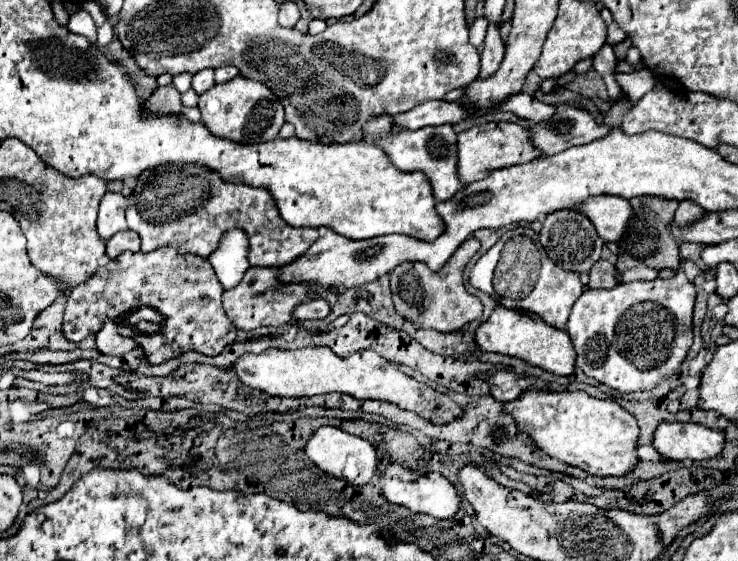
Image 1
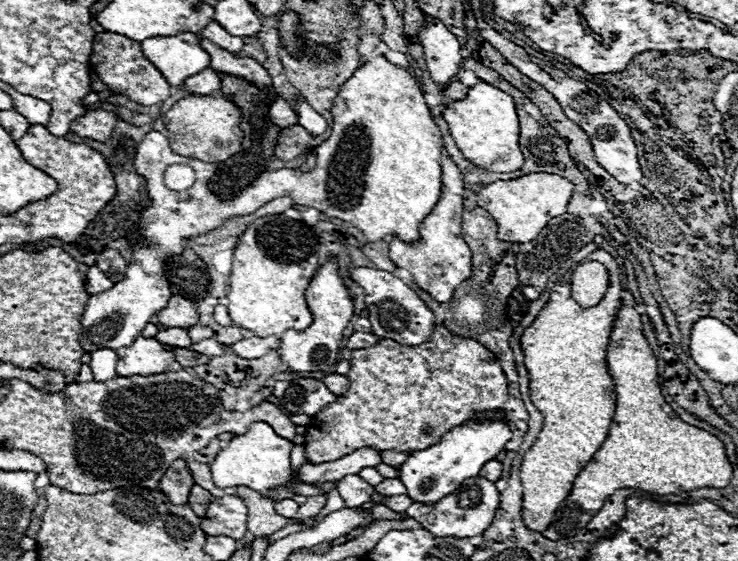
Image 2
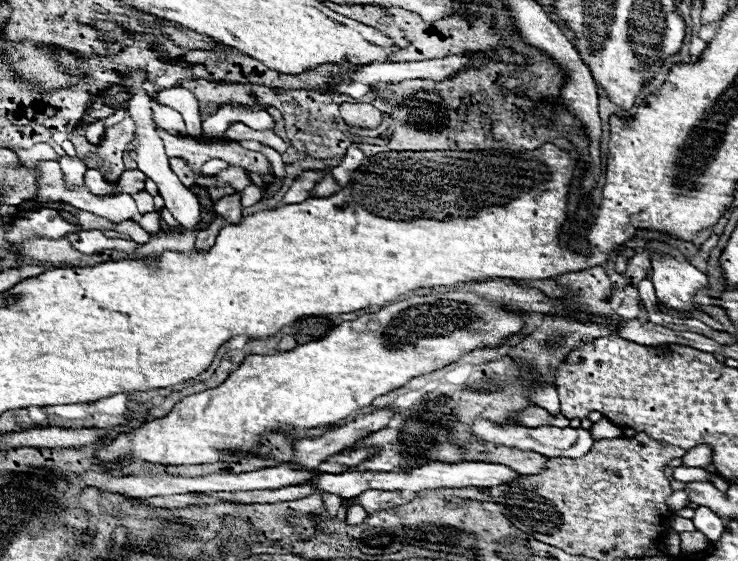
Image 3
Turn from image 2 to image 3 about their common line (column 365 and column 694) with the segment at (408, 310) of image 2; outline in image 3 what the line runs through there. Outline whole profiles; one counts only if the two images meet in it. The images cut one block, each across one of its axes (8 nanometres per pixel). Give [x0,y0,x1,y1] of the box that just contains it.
[652,252,708,312]

